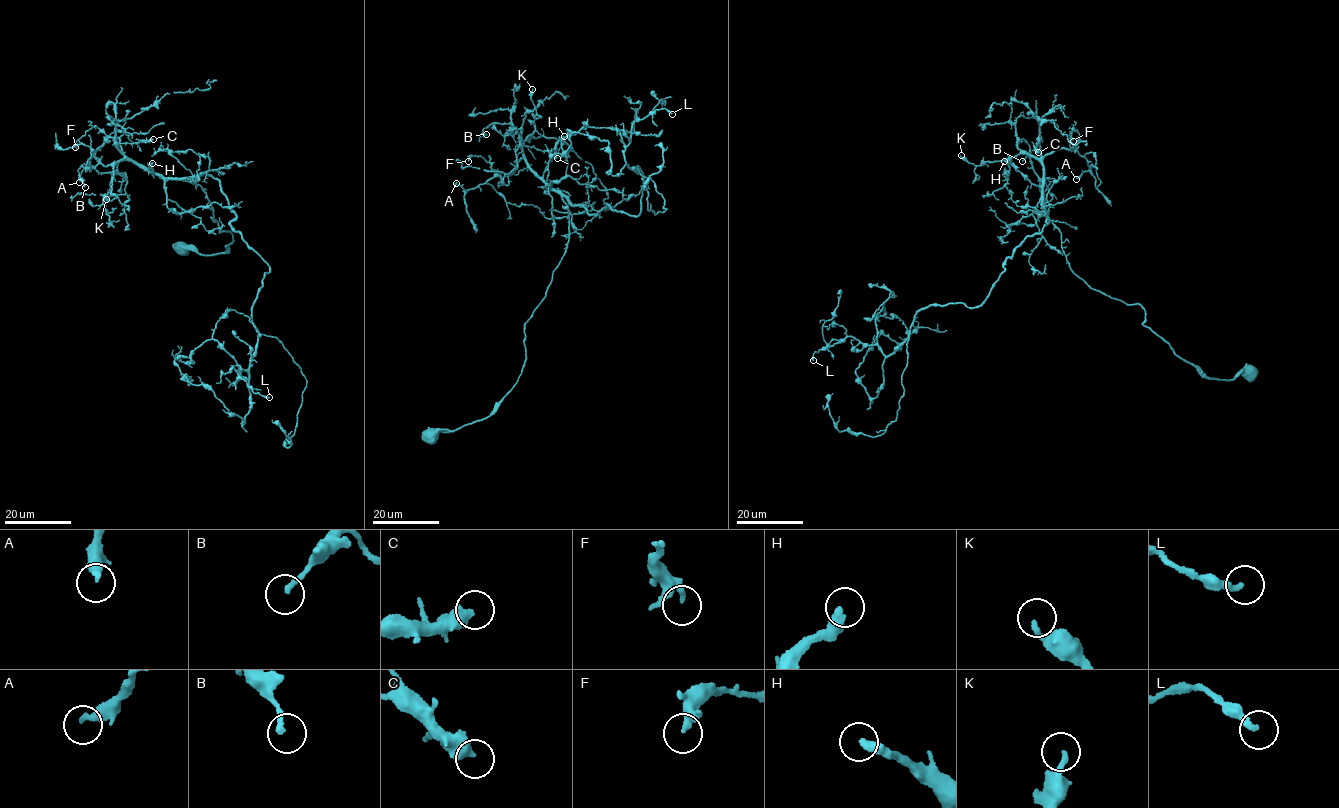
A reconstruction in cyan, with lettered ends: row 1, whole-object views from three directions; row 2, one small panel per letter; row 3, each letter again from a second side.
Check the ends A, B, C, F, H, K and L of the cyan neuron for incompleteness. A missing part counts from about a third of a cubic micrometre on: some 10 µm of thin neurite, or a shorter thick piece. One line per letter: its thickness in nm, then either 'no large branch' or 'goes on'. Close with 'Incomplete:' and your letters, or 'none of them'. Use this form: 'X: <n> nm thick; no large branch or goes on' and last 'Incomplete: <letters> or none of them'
A: 320 nm thick; no large branch
B: 200 nm thick; no large branch
C: 500 nm thick; no large branch
F: 200 nm thick; no large branch
H: 360 nm thick; goes on
K: 200 nm thick; no large branch
L: 260 nm thick; no large branch
Incomplete: H

